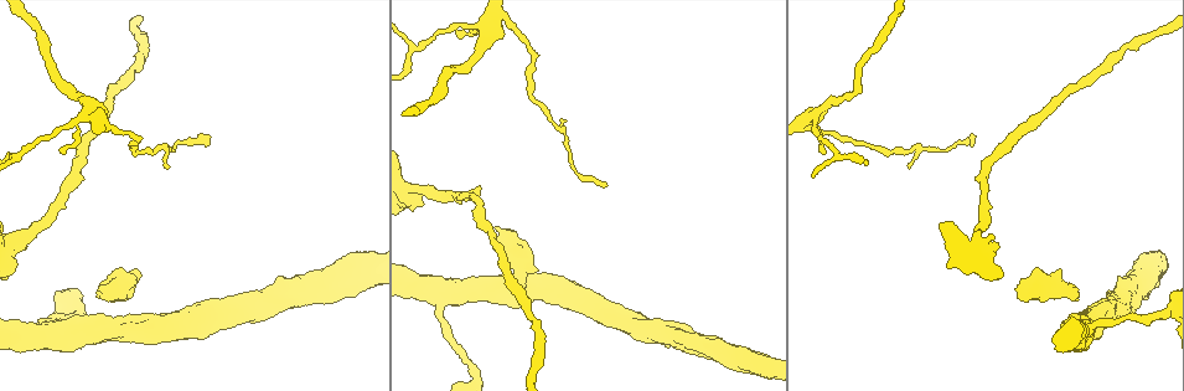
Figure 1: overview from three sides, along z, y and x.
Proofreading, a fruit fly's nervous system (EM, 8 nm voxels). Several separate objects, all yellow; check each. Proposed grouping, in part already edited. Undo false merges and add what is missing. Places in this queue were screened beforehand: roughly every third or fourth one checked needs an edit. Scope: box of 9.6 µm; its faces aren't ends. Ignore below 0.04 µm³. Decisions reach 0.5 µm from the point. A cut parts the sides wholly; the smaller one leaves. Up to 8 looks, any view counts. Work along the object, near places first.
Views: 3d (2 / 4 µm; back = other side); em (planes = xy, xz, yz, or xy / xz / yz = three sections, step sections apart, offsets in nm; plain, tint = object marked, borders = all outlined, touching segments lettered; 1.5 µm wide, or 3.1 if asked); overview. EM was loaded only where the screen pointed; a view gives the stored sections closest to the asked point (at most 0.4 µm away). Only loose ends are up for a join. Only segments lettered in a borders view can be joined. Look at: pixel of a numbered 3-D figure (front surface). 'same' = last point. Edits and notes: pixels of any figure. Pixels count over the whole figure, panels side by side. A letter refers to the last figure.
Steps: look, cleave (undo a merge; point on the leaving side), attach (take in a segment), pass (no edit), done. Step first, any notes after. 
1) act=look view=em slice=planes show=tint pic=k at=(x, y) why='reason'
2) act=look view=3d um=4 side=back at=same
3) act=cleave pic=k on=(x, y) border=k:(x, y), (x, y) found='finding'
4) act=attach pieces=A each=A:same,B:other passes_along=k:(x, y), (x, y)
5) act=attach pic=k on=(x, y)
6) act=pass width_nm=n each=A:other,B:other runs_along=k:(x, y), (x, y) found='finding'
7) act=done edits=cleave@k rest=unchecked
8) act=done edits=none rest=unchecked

act=look view=3d um=2 pic=1 at=(64, 128) why='sudden change in width'

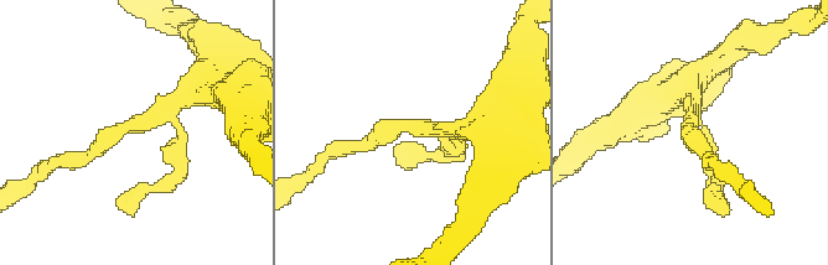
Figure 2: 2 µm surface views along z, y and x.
act=look view=em slice=xy step=4 show=borders pic=2 at=(686, 121) why='now the EM'

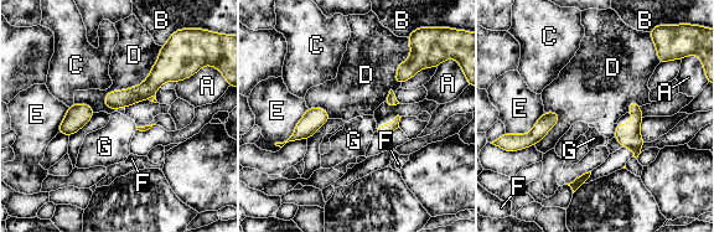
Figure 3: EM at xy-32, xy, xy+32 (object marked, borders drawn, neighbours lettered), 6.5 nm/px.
act=look view=em slice=planes show=borders at=same

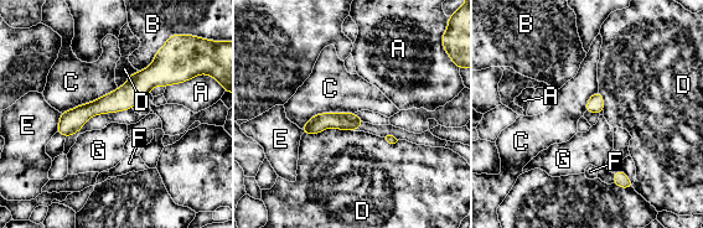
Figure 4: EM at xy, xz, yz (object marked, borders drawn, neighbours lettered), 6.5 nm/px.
act=pass width_nm=110 each=A:other,B:other,C:other,D:other,E:other,F:other,G:other border=4:(117, 87), (61, 113) found='continuous, no second neuron'

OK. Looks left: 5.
act=look view=3d um=2 pic=1 at=(140, 62) why='narrows sharply'

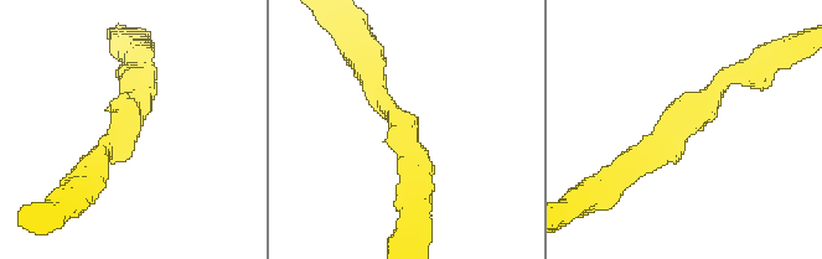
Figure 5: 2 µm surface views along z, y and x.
act=look view=em slice=xy step=4 show=tint pic=5 at=(124, 134) arm_widths_nm=220,240 why='need the tissue'

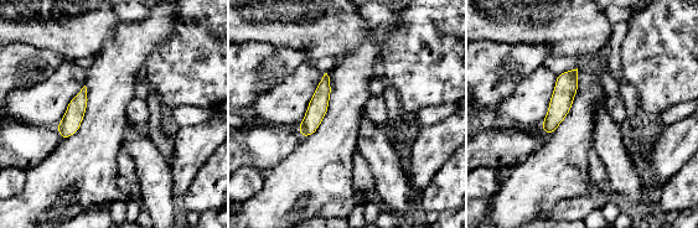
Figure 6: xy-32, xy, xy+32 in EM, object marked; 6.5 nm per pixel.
act=look view=em slice=planes show=borders at=same why='another direction'

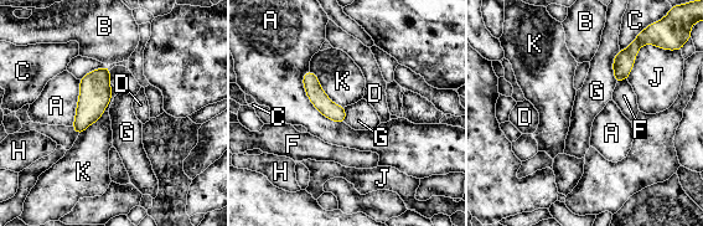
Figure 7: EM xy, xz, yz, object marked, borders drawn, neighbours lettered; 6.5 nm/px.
act=pass longest_contact=A:420nm each=A:other,B:other,C:other,D:other,F:other,G:other,H:other,J:other,K:other border=7:(305, 71), (309, 101), (344, 123) found='one neuron here'

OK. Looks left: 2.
act=look view=em slice=xy step=4 show=tint pic=1 at=(446, 295)

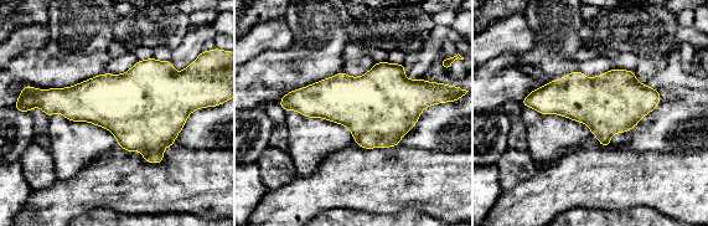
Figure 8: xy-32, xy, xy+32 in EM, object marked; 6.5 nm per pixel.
act=look view=em slice=planes show=borders at=same why='cut it another way'

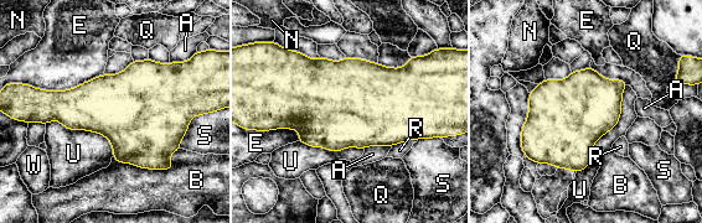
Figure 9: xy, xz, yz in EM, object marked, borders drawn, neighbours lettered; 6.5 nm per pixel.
act=pass width_nm=500 each=A:other,B:other,E:other,N:other,Q:other,R:other,S:other,U:other,W:other border=9:(628, 86), (618, 123), (577, 172) found='all the same neuron'

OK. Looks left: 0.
act=done edits=none rest=unchecked

